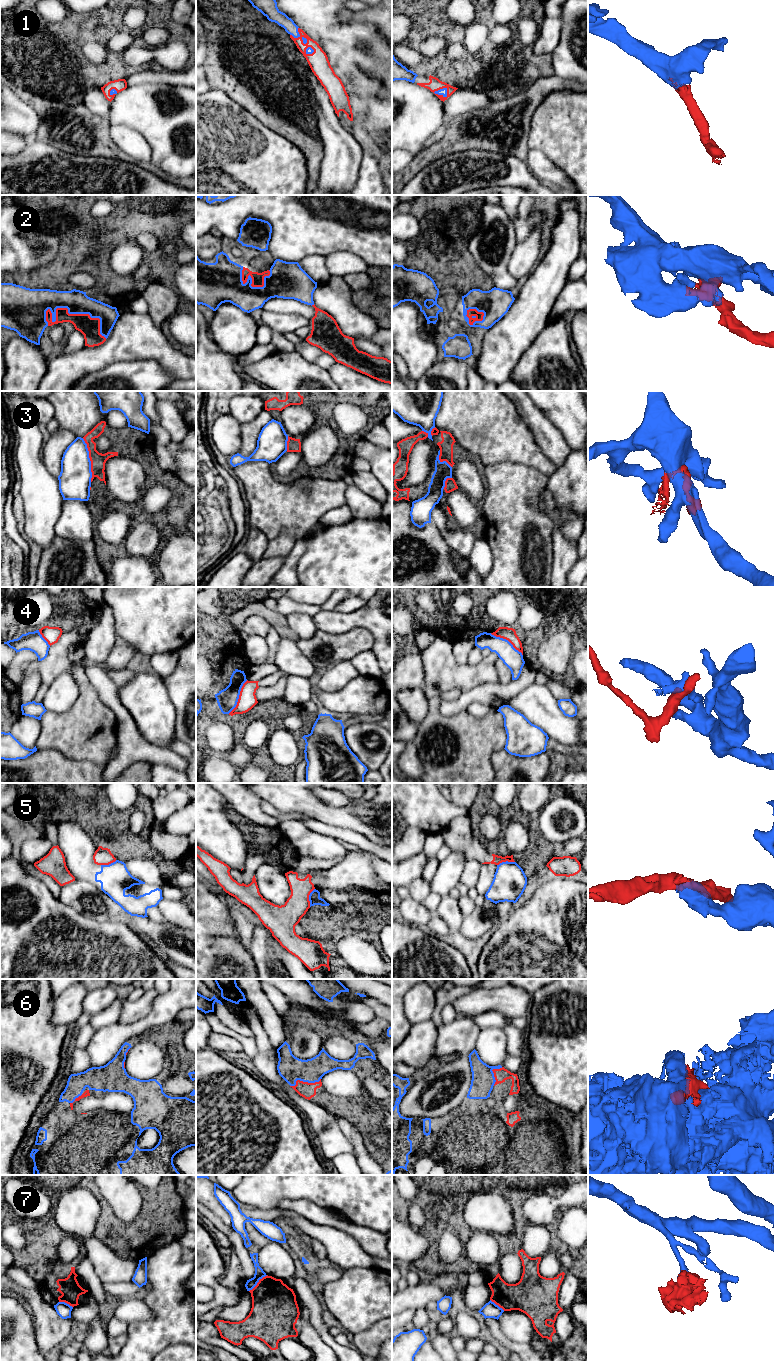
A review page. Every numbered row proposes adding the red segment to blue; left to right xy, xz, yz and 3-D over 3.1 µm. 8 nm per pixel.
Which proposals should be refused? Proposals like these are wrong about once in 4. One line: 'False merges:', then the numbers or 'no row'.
False merges: 3, 4, 5, 7

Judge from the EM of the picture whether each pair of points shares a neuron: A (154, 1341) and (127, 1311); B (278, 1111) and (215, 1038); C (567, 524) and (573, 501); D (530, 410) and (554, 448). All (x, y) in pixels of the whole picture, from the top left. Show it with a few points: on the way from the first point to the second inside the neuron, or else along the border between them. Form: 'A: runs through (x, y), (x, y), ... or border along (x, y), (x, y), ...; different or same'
A: border along (137, 1297), (153, 1316), (129, 1323); different
B: border along (209, 1048), (218, 1053); different
C: border along (553, 495), (560, 509), (569, 509), (577, 514); different
D: runs through (535, 419), (549, 439); same

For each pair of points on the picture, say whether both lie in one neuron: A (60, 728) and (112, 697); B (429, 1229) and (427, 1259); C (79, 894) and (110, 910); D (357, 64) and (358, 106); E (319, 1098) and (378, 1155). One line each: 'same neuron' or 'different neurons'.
A: different neurons
B: same neuron
C: same neuron
D: same neuron
E: same neuron

